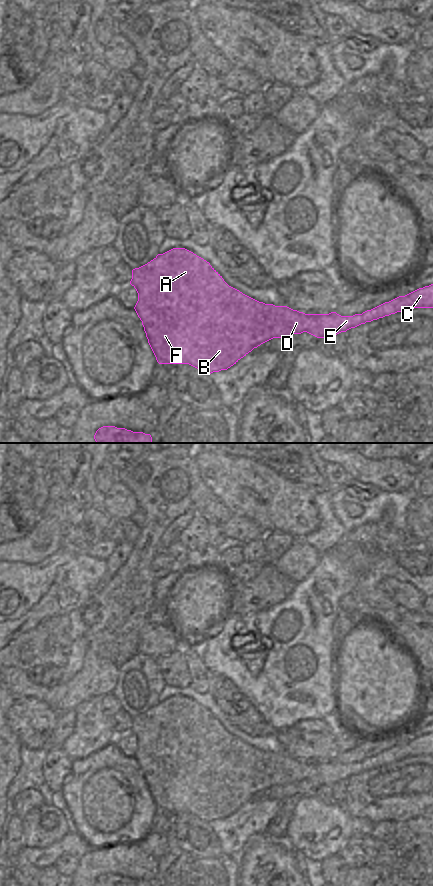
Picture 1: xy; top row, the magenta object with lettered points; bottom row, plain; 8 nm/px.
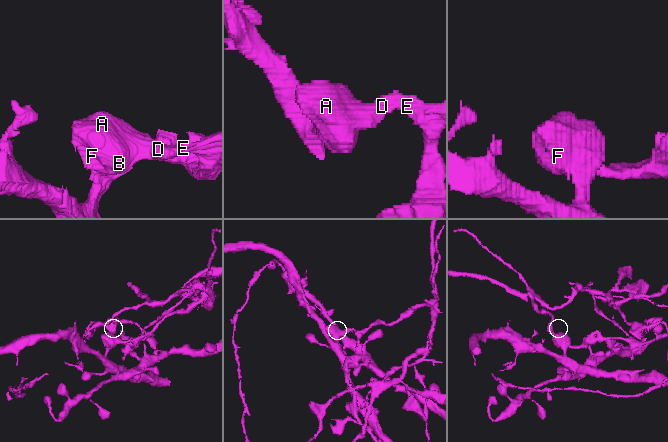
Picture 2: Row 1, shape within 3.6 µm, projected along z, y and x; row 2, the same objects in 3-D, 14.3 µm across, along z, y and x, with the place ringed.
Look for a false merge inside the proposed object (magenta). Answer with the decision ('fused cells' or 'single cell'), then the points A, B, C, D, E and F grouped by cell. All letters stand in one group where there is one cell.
fused cells | A B D E F / C

